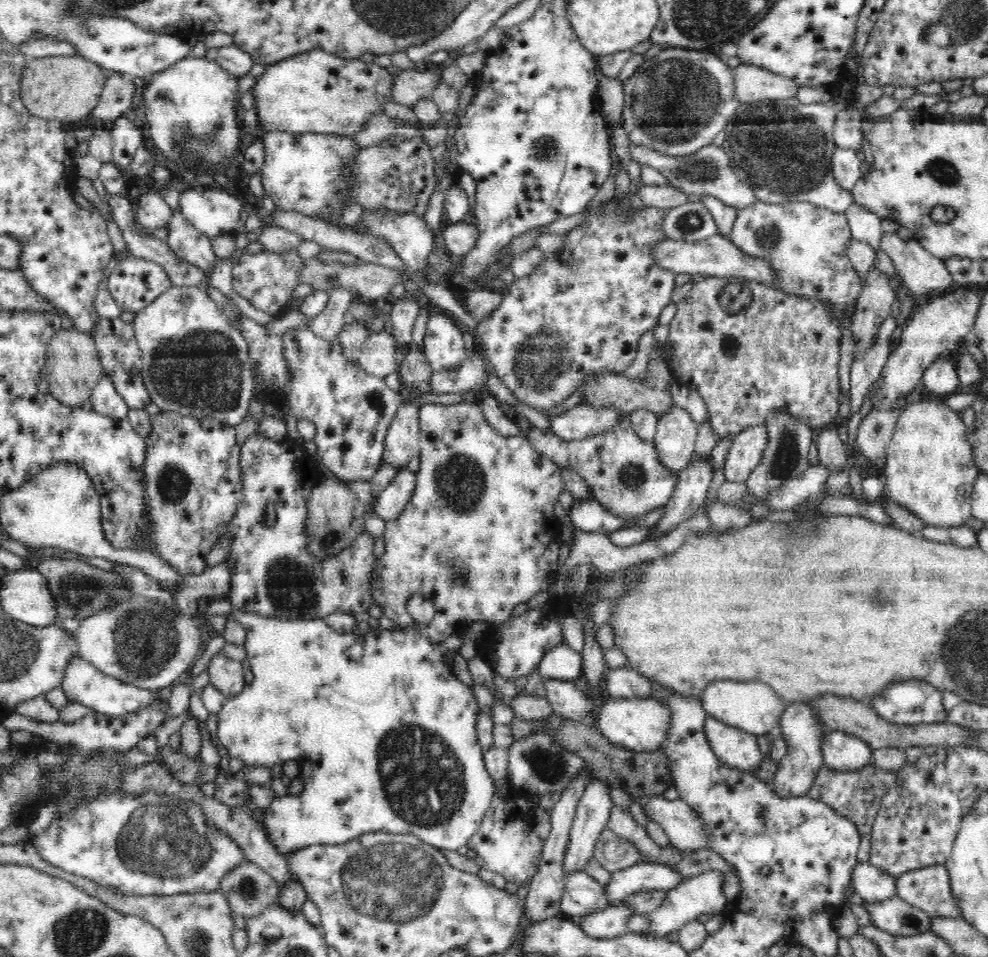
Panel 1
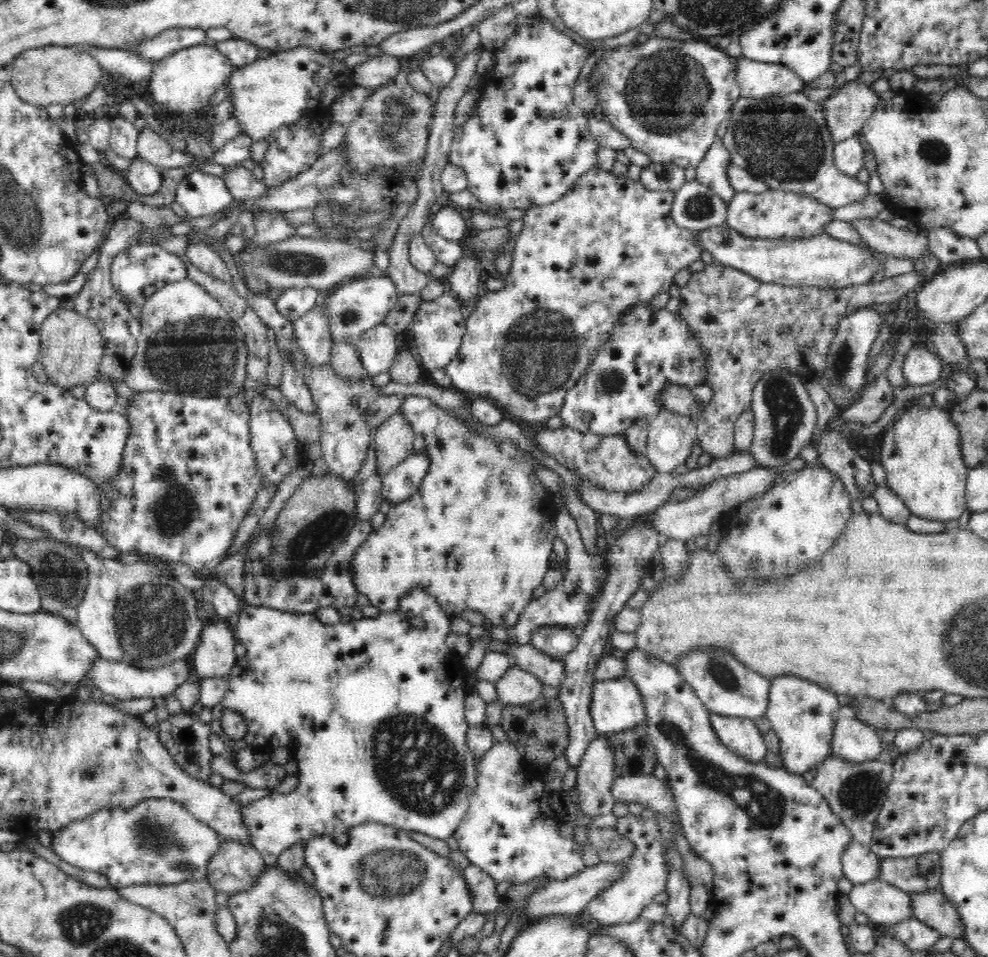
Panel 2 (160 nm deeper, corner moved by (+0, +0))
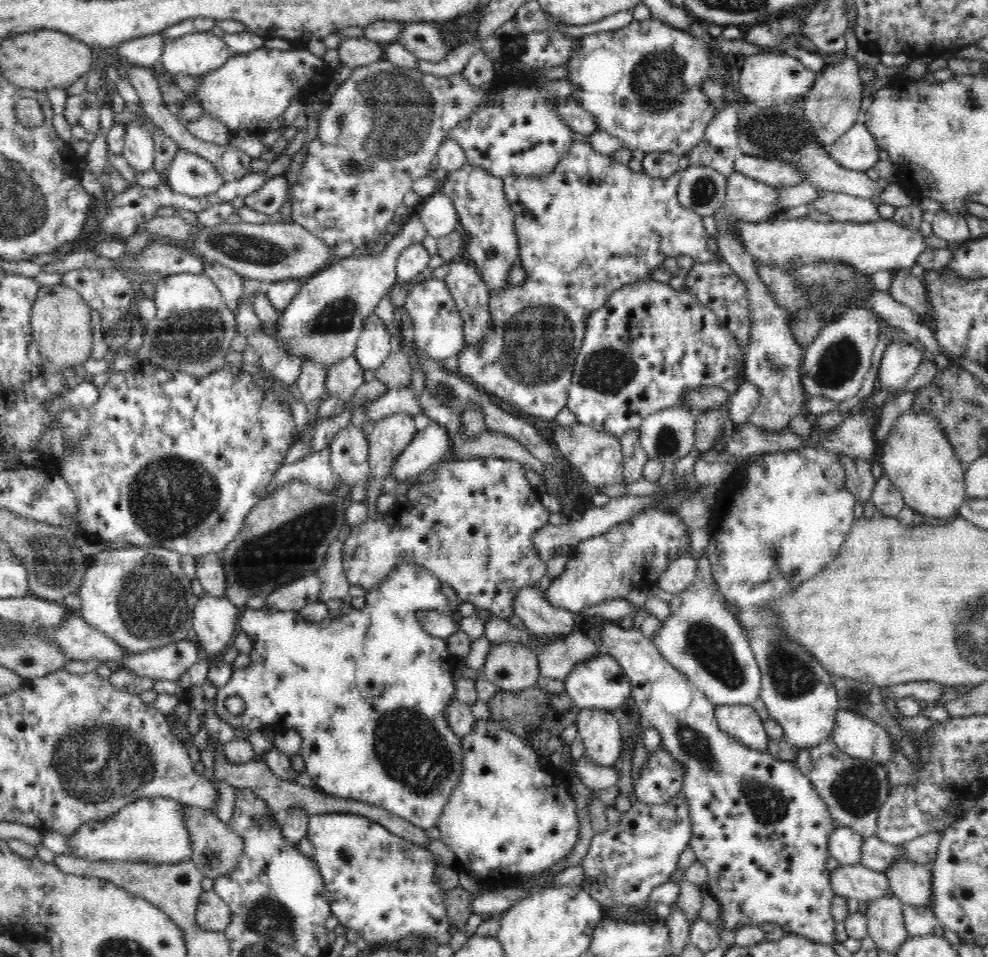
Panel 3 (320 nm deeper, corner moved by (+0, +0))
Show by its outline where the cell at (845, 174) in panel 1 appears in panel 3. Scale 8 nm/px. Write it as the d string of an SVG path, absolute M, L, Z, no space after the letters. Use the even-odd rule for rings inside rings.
M862 122L852 124L852 128L844 136L840 136L828 151L838 164L857 171L872 168L884 156L876 140Z

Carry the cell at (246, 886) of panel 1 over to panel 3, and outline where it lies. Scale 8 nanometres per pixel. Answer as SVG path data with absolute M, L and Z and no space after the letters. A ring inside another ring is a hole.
M186 803L182 804L184 813L184 826L188 829L191 840L191 859L200 869L203 876L214 880L217 876L228 874L237 867L238 857L243 851L243 840L224 822L200 807Z

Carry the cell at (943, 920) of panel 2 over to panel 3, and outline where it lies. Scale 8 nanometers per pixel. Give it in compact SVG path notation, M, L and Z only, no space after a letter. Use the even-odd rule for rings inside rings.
M898 859L884 872L891 892L900 898L904 905L928 907L932 898L932 873L926 865L908 859Z

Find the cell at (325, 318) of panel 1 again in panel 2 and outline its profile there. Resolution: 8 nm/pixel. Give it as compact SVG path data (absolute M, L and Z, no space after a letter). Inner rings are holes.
M319 301L310 312L292 321L296 331L296 343L305 356L305 360L321 368L331 364L331 350L334 346L325 310L326 308L323 308Z

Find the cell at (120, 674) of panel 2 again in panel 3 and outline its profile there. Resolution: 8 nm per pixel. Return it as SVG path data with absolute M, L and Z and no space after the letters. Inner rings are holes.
M189 637L146 652L126 654L121 660L119 670L128 669L139 677L152 679L153 682L178 682L194 666L200 655L197 642Z

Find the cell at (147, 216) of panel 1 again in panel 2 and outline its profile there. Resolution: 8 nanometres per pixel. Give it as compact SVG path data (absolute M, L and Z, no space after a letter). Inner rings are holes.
M136 156L131 160L124 176L137 194L147 198L156 196L162 187L161 170L142 157Z

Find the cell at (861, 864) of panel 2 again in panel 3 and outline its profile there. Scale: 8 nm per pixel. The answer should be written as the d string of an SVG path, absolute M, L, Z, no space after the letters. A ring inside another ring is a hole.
M834 825L833 833L828 836L828 850L831 856L842 864L861 864L861 842L863 836L852 829Z

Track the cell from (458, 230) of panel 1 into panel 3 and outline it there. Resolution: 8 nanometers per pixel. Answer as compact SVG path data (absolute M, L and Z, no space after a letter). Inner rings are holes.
M436 190L415 209L424 223L427 234L433 237L446 236L459 226L456 207L448 196Z

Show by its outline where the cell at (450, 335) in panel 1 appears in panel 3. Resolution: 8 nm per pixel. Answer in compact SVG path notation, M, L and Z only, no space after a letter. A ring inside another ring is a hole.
M431 277L420 282L418 286L412 286L407 291L402 310L406 317L412 319L409 334L415 347L418 347L433 361L443 361L450 356L459 354L465 346L463 322L450 289L446 286L445 279Z

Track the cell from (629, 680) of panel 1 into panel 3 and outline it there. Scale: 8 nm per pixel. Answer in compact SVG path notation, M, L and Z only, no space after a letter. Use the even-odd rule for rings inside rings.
M578 630L557 639L546 640L537 652L540 676L564 681L572 670L576 670L578 663L598 653L606 651Z

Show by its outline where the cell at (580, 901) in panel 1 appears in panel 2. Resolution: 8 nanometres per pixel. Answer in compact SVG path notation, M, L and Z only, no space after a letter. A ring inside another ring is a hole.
M494 741L494 744L476 760L477 783L472 791L468 816L464 816L462 824L456 827L453 837L458 842L469 864L479 866L496 883L524 883L537 876L564 880L585 869L582 859L583 846L576 839L568 838L562 833L557 813L552 807L555 792L546 790L543 779L528 780L522 776L522 754L510 741Z

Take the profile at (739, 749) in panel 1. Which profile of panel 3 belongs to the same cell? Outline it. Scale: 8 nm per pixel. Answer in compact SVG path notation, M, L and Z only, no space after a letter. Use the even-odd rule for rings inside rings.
M716 705L715 717L720 729L740 743L758 751L767 750L770 741L768 733L766 733L762 718L752 705Z

